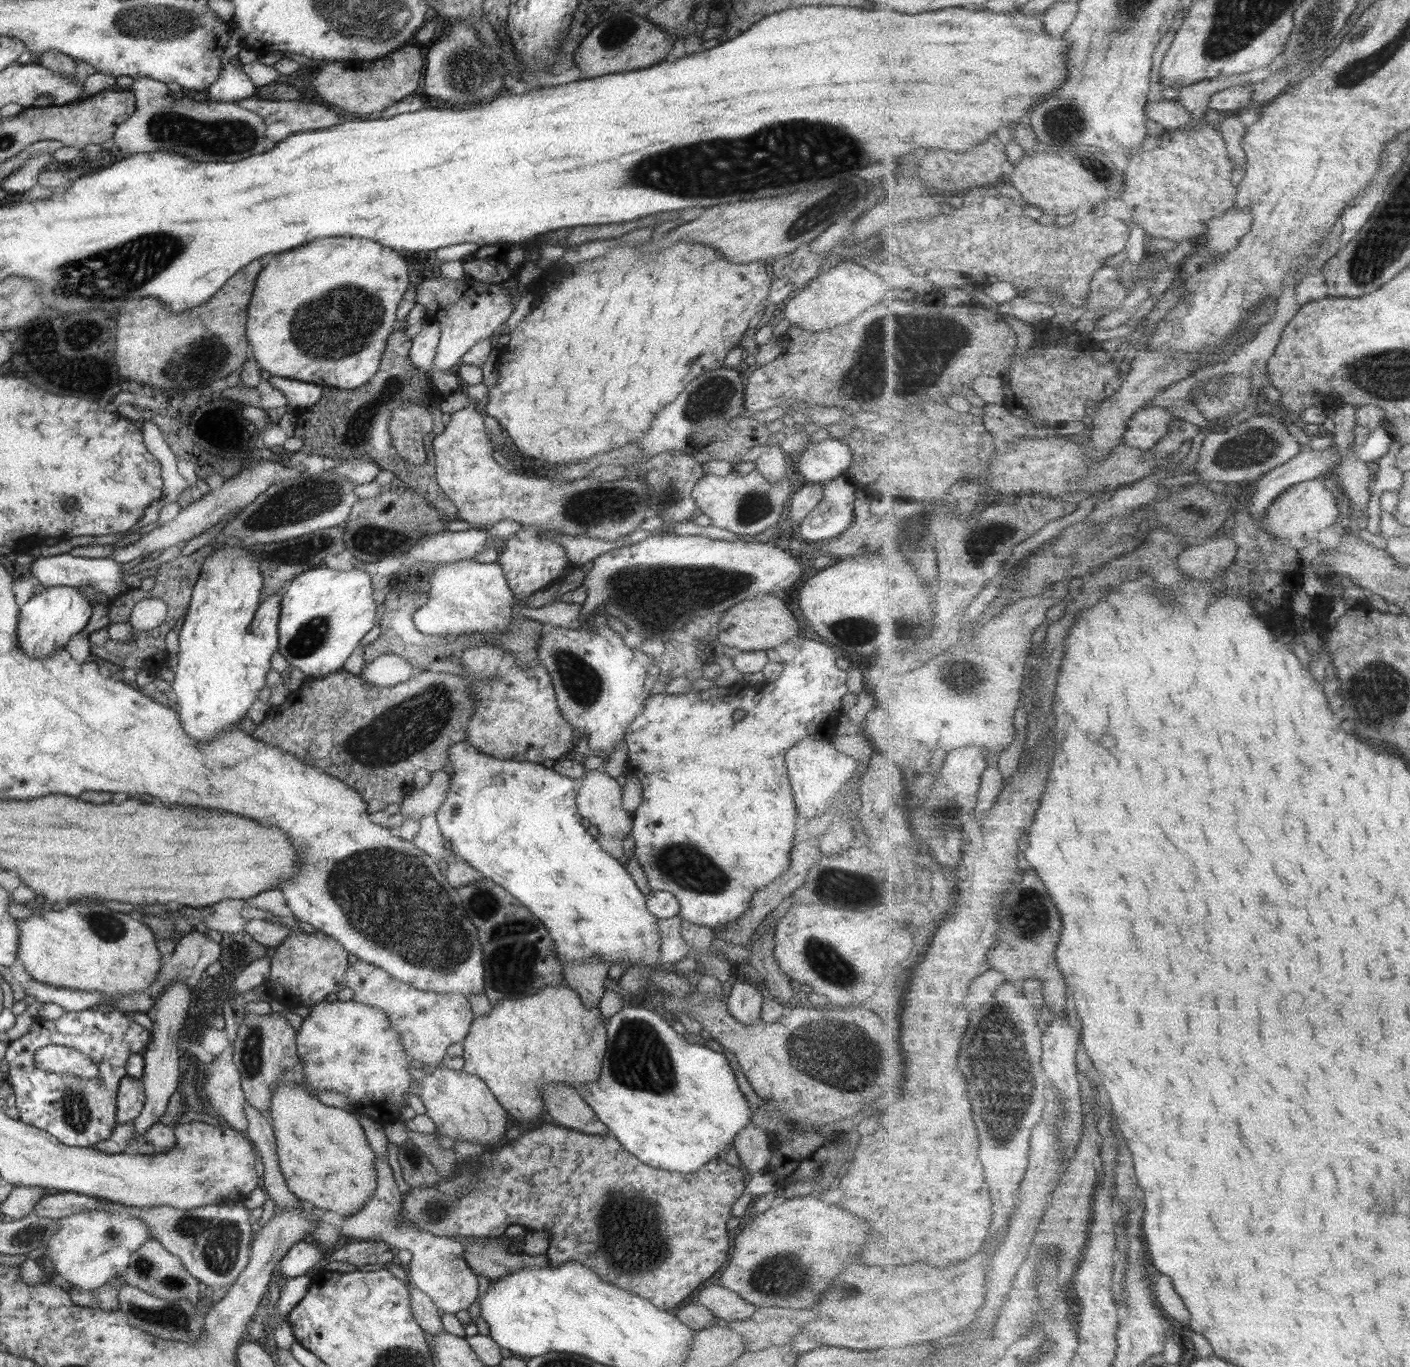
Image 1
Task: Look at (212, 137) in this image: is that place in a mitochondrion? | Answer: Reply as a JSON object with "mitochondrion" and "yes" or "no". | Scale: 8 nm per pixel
{"mitochondrion":"yes"}

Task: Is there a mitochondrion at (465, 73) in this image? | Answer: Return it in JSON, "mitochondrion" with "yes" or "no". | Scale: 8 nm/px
{"mitochondrion":"yes"}

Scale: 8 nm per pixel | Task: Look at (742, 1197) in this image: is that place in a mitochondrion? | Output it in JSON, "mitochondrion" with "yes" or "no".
{"mitochondrion":"no"}

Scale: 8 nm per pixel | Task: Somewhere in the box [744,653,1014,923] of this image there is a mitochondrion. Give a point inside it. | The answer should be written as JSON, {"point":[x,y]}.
{"point":[841,883]}

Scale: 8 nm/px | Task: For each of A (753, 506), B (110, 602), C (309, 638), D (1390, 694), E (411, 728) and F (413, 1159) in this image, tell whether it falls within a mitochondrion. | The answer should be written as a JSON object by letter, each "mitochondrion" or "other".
{"A":"mitochondrion","B":"other","C":"mitochondrion","D":"mitochondrion","E":"mitochondrion","F":"mitochondrion"}

